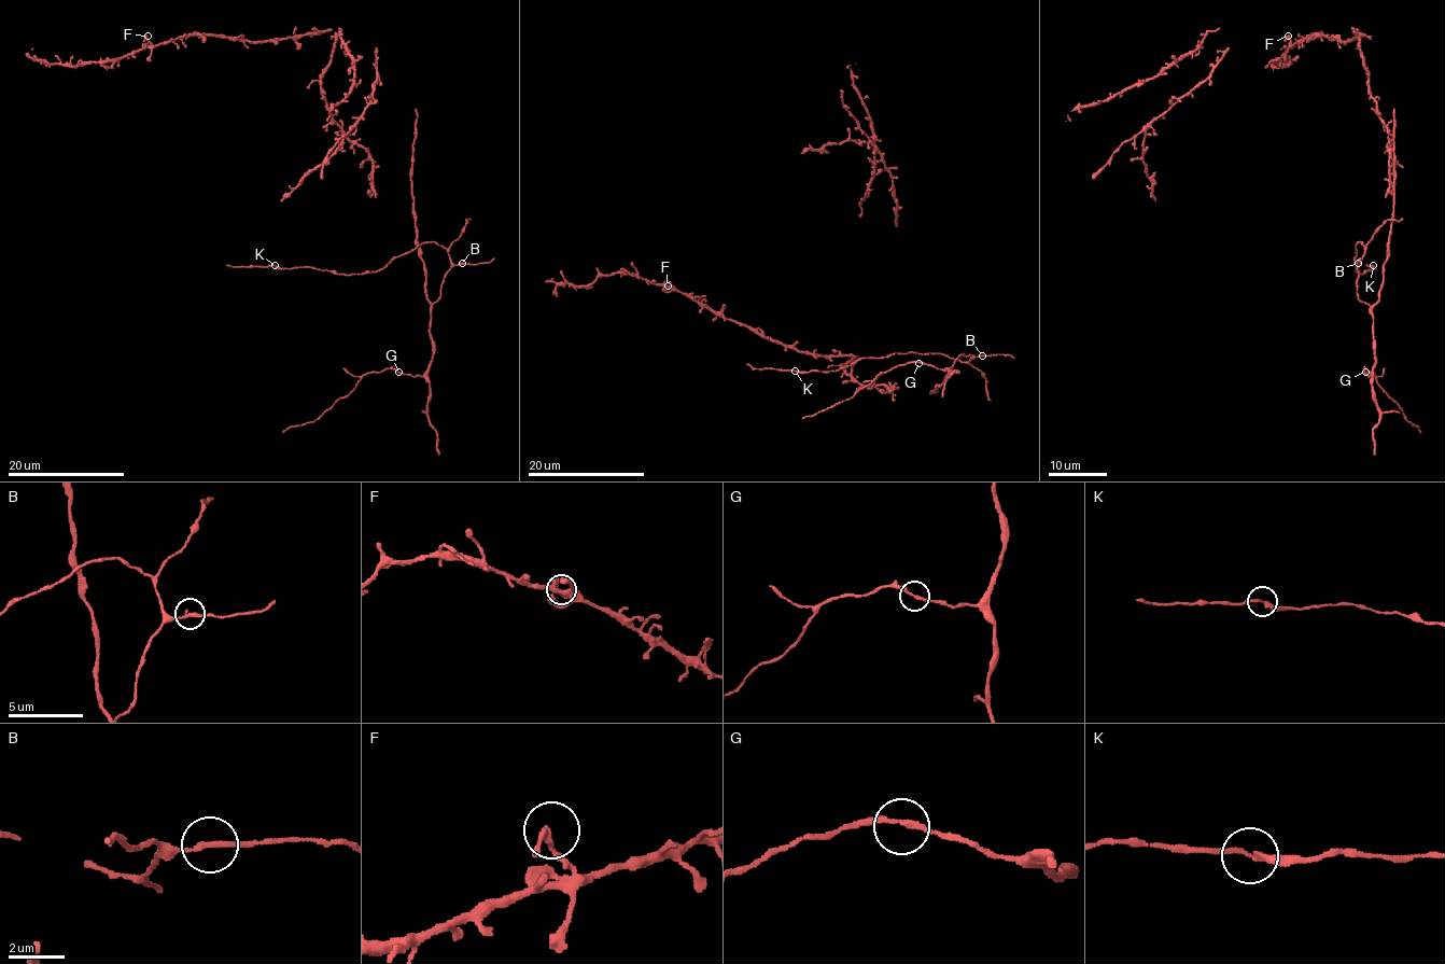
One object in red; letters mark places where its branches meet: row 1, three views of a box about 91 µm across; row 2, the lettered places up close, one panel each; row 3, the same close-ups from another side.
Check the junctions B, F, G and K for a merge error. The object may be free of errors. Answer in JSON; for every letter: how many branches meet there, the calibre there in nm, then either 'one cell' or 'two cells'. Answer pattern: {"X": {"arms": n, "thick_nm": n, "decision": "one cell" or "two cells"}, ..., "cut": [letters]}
{"B": {"arms": 2, "thick_nm": 190, "decision": "one cell"}, "F": {"arms": 2, "thick_nm": 200, "decision": "one cell"}, "G": {"arms": 2, "thick_nm": 180, "decision": "one cell"}, "K": {"arms": 2, "thick_nm": 200, "decision": "one cell"}, "cut": []}

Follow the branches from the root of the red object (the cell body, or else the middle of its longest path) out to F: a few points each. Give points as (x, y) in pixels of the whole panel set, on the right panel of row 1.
F: (1390, 151), (1388, 127), (1370, 89), (1359, 31), (1346, 42), (1312, 35), (1291, 44), (1288, 36)

